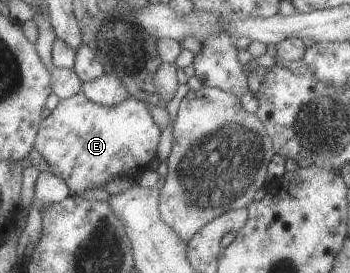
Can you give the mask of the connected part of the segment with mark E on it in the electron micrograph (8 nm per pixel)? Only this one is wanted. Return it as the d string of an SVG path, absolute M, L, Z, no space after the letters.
M83 91L69 98L61 99L51 114L42 120L35 149L40 153L50 171L60 176L69 185L73 196L80 196L88 189L101 189L106 183L126 177L137 182L140 175L150 170L152 161L158 155L162 129L154 121L148 103L140 98L130 97L115 106L105 106L92 101Z

